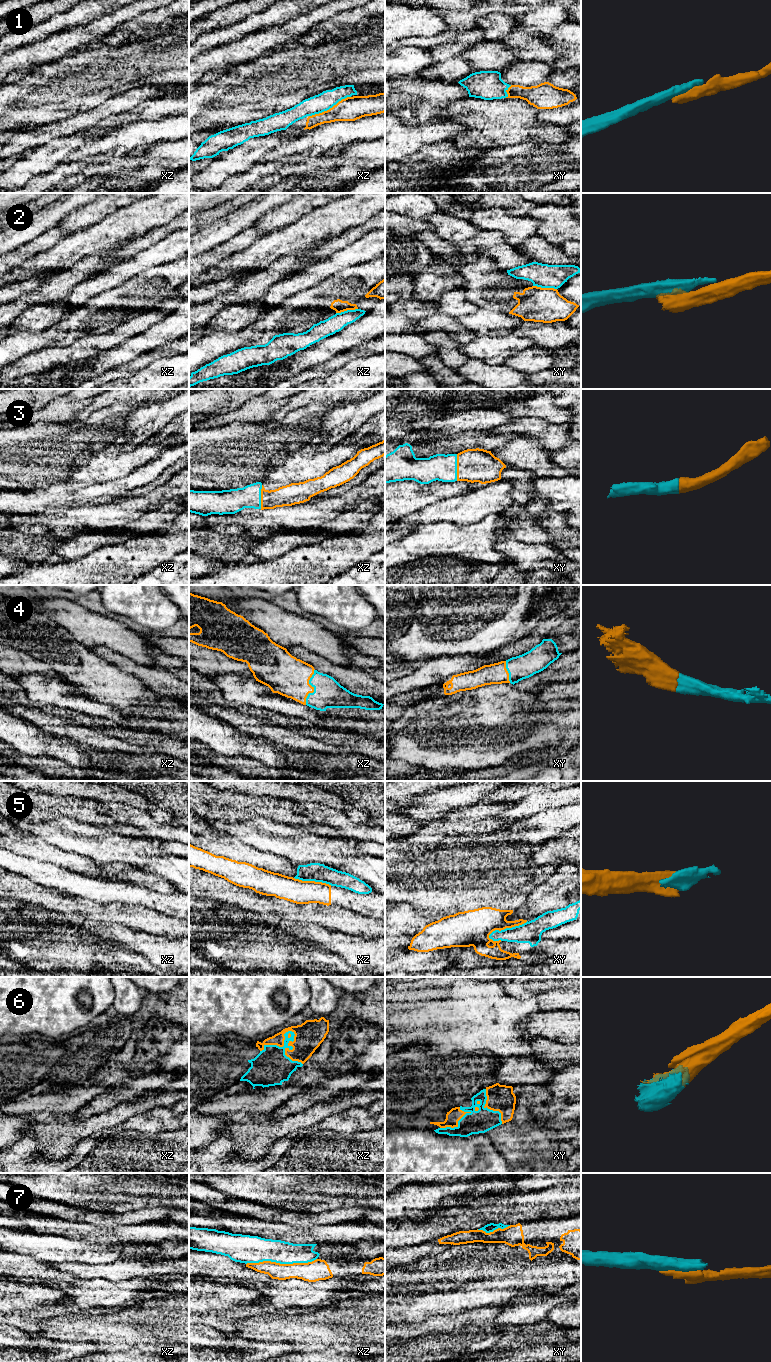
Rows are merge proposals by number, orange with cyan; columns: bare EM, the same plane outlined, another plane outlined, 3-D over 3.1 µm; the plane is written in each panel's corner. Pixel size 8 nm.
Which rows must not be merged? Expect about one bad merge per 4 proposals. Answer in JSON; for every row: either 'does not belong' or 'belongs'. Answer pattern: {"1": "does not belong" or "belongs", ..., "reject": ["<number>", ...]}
{"1": "does not belong", "2": "does not belong", "3": "belongs", "4": "belongs", "5": "does not belong", "6": "belongs", "7": "does not belong", "reject": ["1", "2", "5", "7"]}

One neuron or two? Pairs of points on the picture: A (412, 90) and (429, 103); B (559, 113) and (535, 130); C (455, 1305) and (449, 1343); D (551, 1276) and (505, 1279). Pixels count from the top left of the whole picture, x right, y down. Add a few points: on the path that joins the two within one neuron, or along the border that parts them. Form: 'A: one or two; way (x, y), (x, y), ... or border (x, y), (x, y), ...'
A: one; way (416, 94), (425, 99)
B: two; border (537, 109), (536, 116), (538, 119), (564, 126)
C: two; border (477, 1307), (446, 1314), (433, 1314), (431, 1316)
D: one; way (540, 1276), (516, 1279)

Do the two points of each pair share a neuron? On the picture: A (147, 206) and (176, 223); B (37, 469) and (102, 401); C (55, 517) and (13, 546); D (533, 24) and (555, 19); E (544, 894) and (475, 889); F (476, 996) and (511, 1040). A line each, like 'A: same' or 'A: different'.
A: different
B: different
C: different
D: same
E: different
F: same

